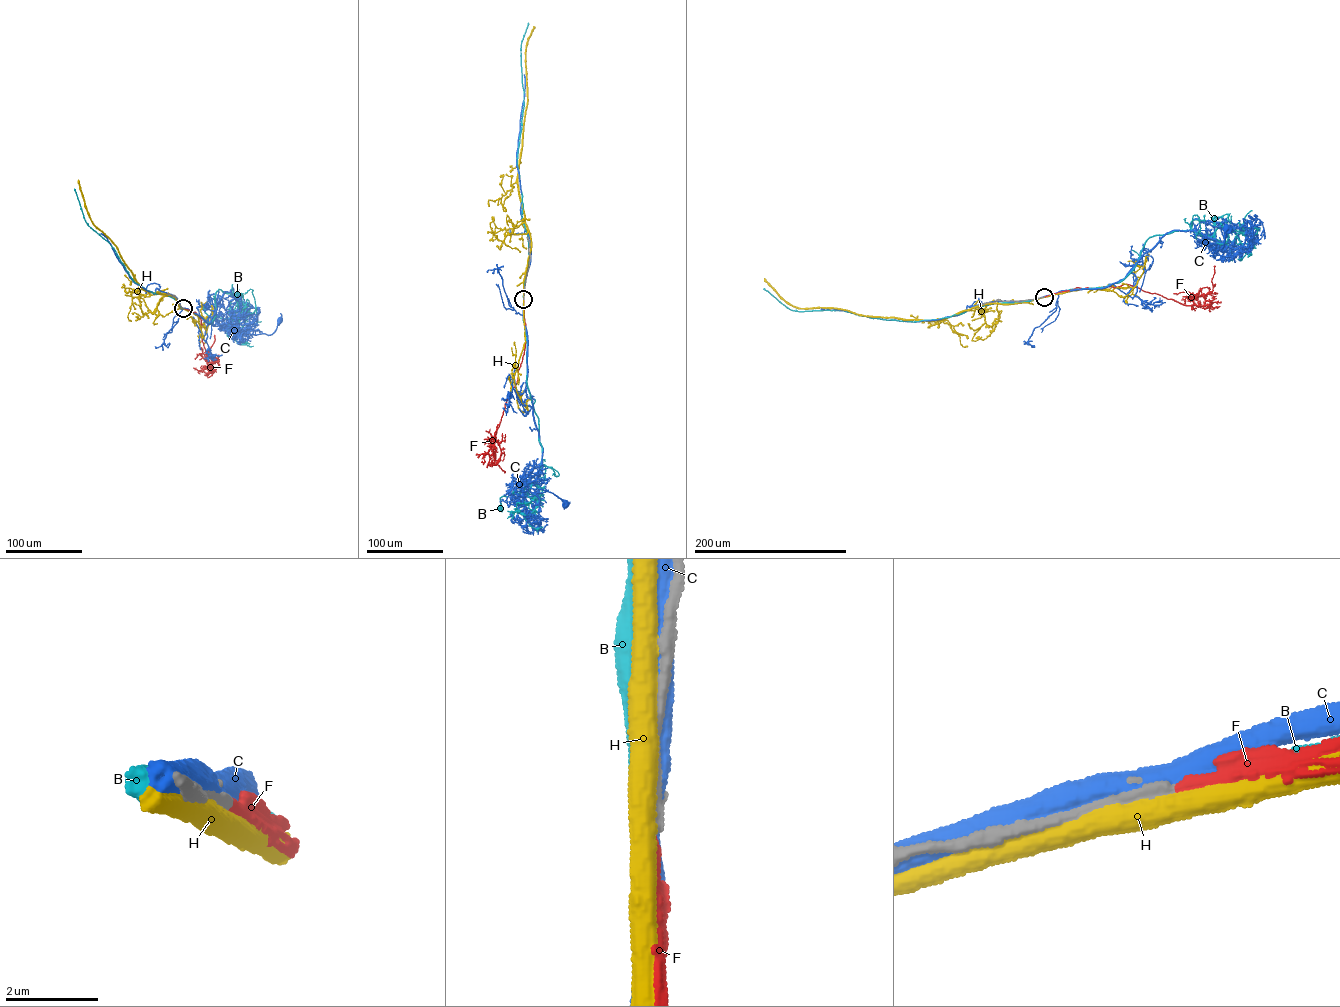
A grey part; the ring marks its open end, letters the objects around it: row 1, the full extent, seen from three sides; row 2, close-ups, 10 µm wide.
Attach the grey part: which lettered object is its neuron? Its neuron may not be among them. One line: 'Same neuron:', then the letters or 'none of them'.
Same neuron: F

